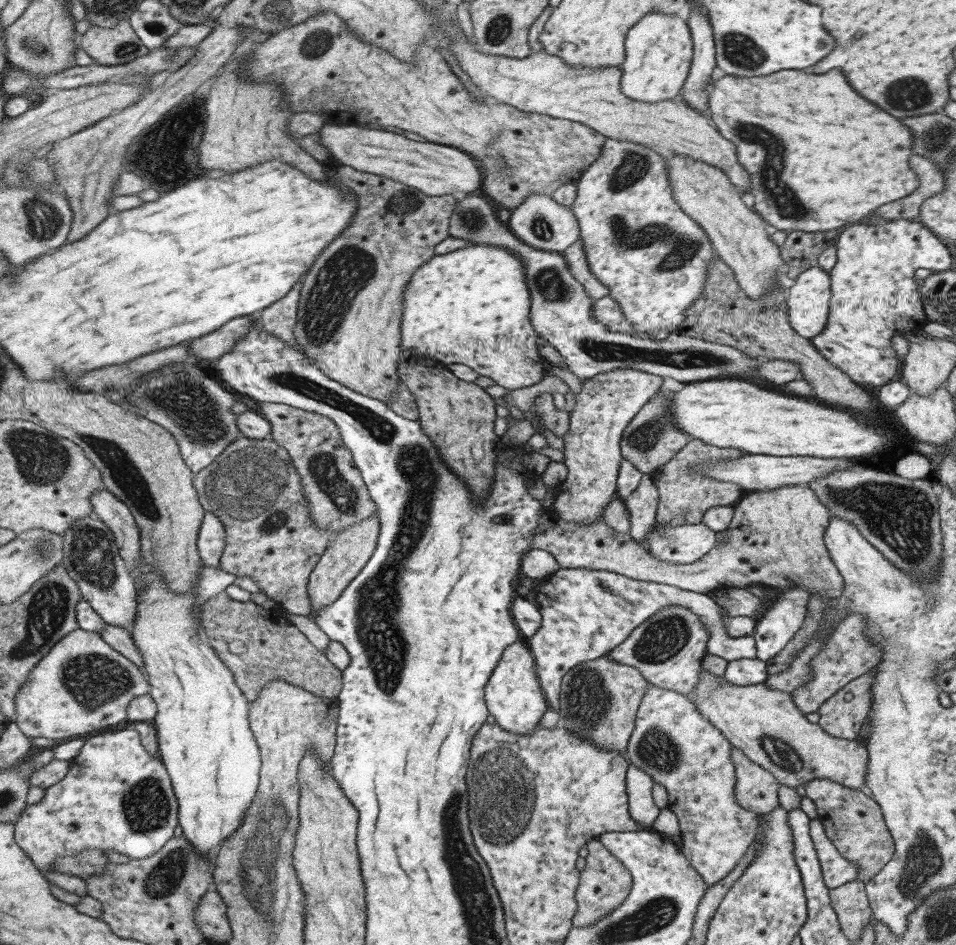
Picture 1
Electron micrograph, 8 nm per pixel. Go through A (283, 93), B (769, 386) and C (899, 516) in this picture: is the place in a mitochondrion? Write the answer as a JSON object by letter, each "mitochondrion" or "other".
{"A":"other","B":"other","C":"mitochondrion"}

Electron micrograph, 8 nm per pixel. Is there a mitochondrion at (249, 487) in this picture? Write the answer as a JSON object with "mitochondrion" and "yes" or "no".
{"mitochondrion":"yes"}

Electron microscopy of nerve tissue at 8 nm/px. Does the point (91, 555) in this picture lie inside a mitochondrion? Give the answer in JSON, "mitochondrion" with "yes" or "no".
{"mitochondrion":"yes"}

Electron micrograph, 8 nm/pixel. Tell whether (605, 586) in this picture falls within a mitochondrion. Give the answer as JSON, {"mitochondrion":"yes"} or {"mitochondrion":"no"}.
{"mitochondrion":"yes"}

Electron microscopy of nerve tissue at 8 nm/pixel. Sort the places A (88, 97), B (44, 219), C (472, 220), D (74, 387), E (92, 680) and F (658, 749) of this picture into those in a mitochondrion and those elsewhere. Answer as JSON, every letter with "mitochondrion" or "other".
{"A":"other","B":"mitochondrion","C":"mitochondrion","D":"other","E":"mitochondrion","F":"mitochondrion"}

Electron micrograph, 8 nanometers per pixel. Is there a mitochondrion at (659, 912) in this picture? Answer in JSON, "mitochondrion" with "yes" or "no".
{"mitochondrion":"yes"}

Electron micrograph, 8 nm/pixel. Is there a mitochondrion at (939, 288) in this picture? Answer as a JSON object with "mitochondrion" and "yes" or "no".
{"mitochondrion":"no"}

